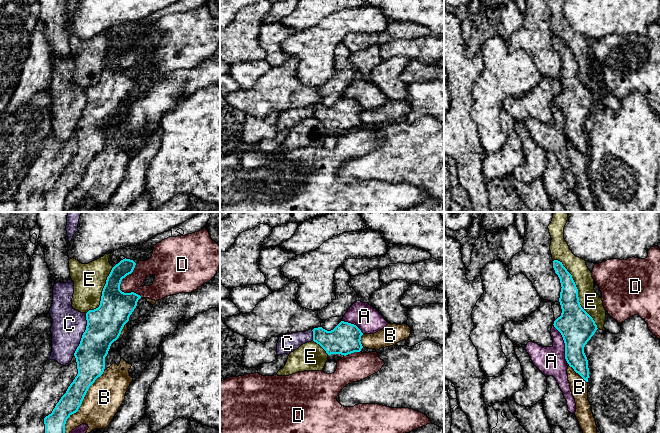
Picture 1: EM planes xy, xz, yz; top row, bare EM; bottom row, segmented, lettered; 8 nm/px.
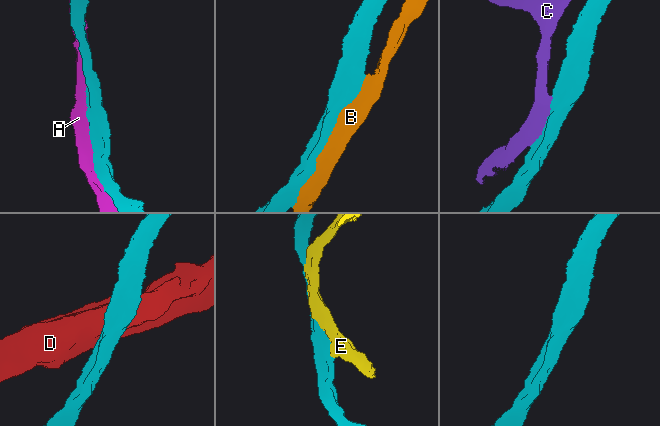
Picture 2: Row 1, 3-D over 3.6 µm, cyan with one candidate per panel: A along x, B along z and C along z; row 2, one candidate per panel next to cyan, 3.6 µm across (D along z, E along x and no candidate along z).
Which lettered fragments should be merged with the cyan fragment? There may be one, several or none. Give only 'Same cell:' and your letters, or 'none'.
Same cell: none

